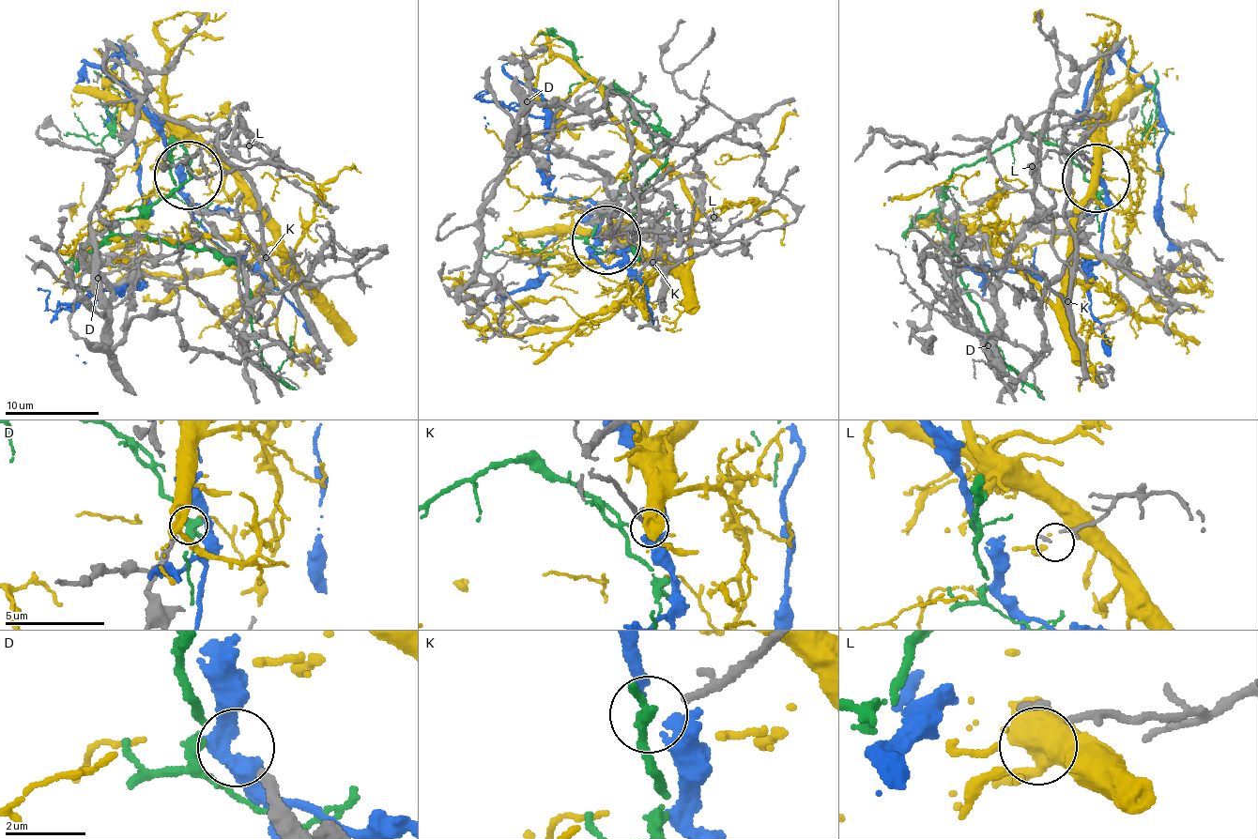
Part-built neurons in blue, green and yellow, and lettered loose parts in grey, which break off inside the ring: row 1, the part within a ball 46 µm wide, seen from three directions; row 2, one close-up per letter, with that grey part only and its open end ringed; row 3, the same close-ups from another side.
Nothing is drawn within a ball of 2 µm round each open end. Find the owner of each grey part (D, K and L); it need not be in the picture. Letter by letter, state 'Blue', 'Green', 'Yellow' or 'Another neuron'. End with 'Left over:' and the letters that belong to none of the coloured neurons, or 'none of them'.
D: Another neuron
K: Another neuron
L: Yellow
Left over: D, K

